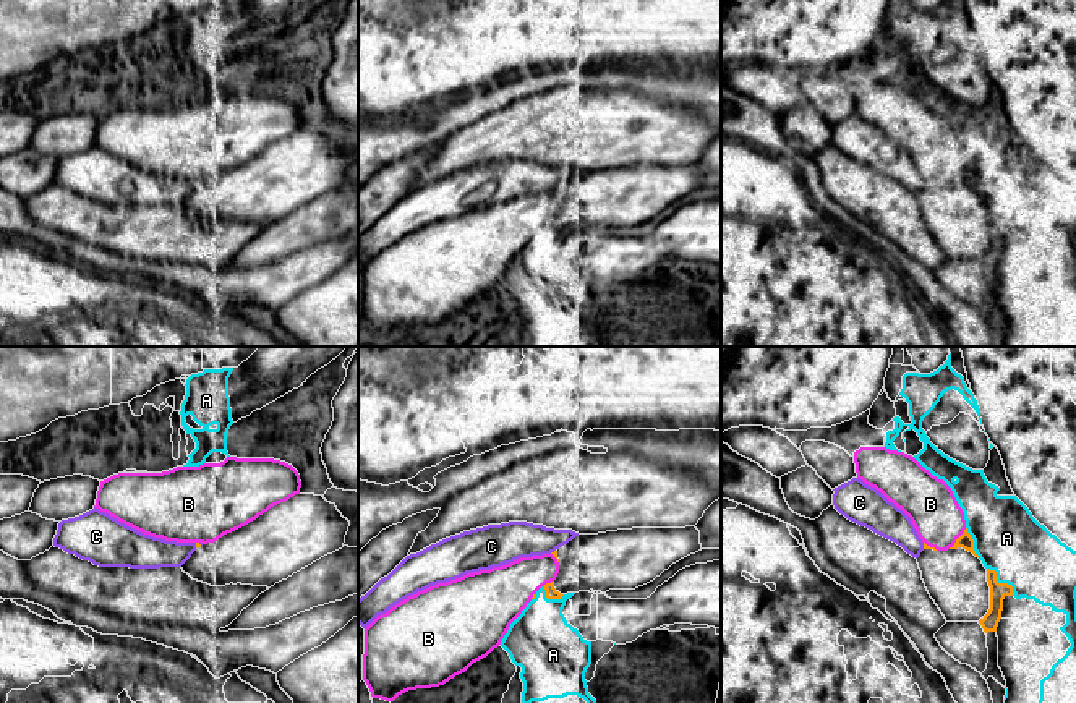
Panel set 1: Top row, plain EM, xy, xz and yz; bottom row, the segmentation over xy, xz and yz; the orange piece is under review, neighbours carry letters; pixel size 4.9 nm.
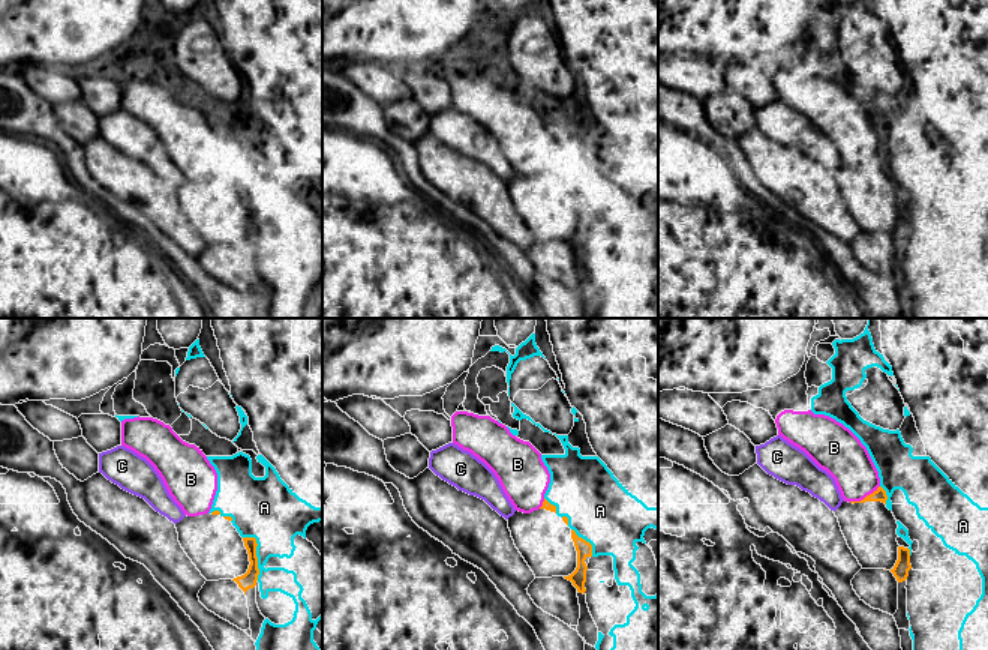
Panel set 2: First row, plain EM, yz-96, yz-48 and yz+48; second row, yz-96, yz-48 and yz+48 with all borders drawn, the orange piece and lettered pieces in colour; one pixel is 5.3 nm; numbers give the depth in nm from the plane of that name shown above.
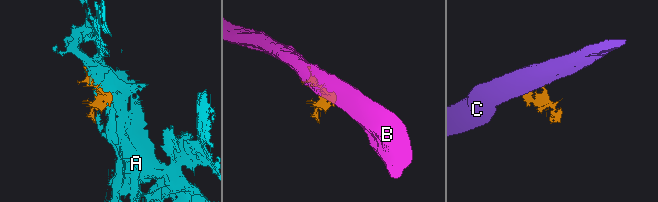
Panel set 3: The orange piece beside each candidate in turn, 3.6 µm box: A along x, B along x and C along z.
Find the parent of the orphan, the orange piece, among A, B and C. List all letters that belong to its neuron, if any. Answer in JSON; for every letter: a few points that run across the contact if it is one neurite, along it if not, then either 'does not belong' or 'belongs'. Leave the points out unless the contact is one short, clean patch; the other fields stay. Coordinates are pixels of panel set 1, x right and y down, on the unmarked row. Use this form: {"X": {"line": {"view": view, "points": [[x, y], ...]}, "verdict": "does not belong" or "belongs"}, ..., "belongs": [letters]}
{"A": {"verdict": "does not belong"}, "B": {"verdict": "belongs"}, "C": {"line": {"view": "xy", "points": [[195, 180], [201, 182]]}, "verdict": "does not belong"}, "belongs": ["B"]}

